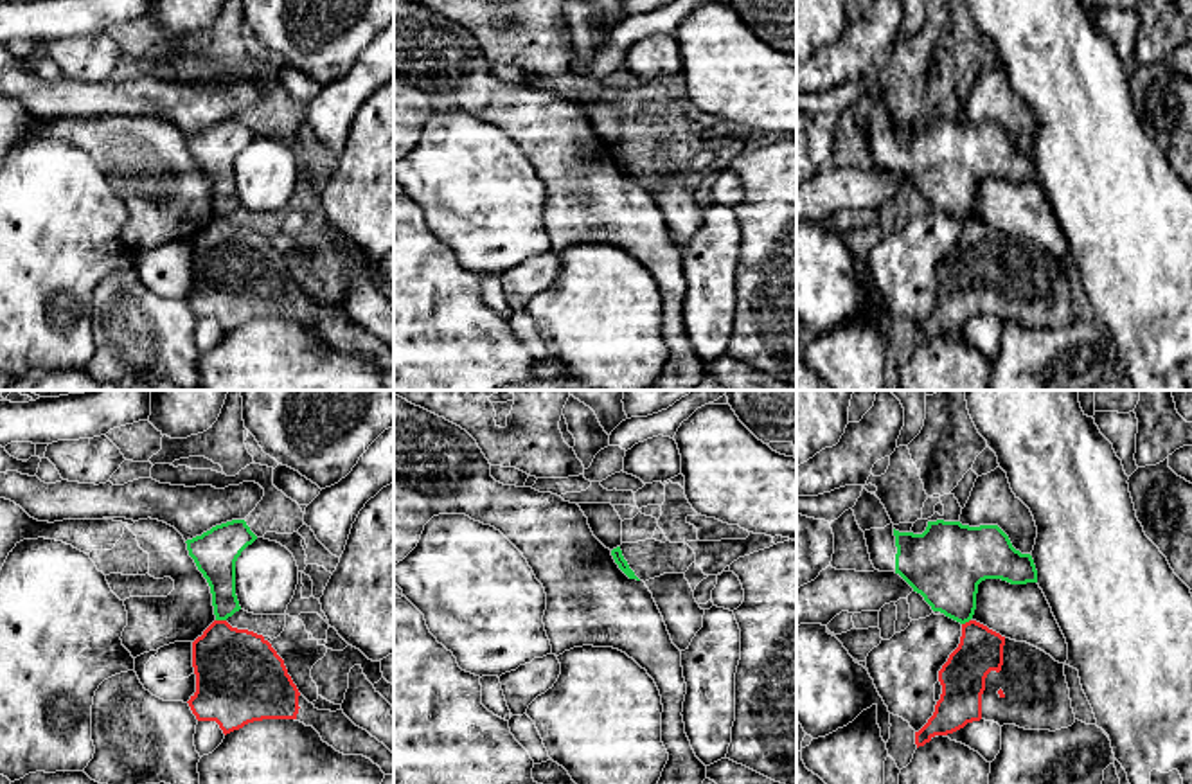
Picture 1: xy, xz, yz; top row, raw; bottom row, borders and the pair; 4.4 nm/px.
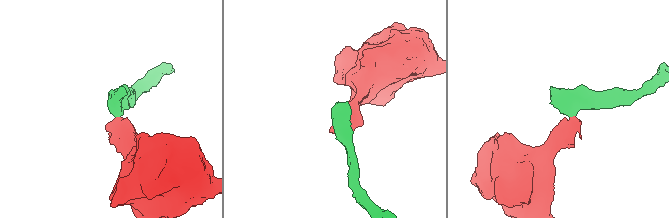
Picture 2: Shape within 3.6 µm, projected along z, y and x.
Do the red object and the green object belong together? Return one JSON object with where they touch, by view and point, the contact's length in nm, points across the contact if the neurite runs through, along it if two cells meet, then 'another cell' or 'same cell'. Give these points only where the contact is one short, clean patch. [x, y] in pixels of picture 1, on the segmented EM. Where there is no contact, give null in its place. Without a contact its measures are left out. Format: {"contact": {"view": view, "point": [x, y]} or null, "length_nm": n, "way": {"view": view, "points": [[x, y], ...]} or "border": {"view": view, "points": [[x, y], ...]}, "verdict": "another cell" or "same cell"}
{"contact": {"view": "xy", "point": [222, 621]}, "length_nm": 50, "border": {"view": "xy", "points": [[216, 619], [225, 621]]}, "verdict": "another cell"}

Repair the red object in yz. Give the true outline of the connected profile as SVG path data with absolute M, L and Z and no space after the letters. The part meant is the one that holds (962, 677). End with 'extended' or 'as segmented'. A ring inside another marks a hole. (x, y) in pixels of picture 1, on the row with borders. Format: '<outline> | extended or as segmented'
M976 620L962 624L960 644L938 671L938 682L942 694L933 716L915 732L917 748L935 735L953 734L980 719L1000 726L1016 725L1025 730L1050 732L1075 723L1064 664L1027 642L1005 638Z | extended

